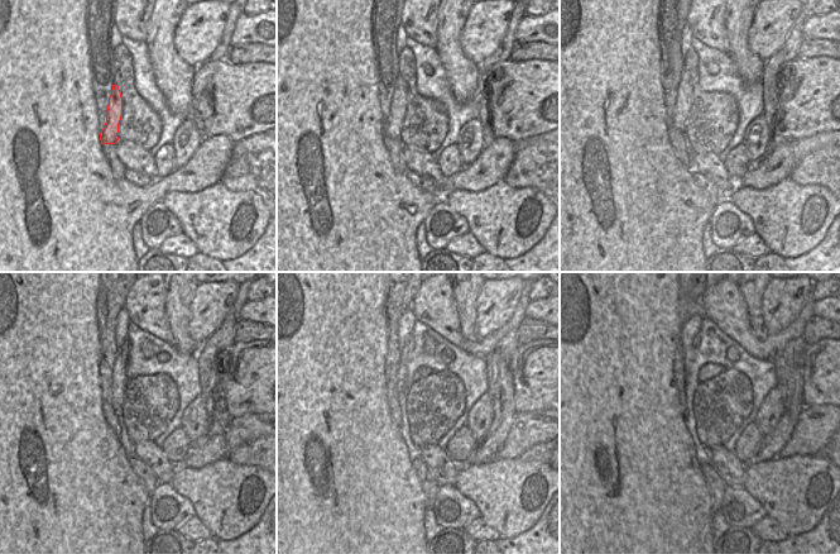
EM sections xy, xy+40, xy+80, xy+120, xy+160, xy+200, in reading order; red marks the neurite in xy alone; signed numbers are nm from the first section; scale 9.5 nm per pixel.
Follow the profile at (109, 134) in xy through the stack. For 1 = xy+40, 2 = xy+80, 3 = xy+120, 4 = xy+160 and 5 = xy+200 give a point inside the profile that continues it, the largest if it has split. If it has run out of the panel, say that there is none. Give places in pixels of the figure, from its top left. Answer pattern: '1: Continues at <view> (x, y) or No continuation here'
1: Continues at xy+40 (398, 106)
2: Continues at xy+80 (685, 96)
3: Continues at xy+120 (120, 378)
4: Continues at xy+160 (409, 345)
5: Continues at xy+200 (696, 340)

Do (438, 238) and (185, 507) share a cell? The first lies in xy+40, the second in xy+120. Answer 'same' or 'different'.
same

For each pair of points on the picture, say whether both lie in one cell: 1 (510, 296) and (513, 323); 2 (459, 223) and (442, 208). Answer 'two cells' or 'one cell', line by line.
1: two cells
2: one cell

